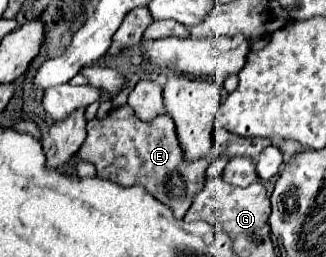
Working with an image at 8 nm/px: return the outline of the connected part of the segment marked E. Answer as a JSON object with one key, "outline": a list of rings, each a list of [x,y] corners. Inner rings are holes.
{"outline":[[[122,105],[110,111],[106,119],[88,121],[88,137],[78,151],[78,159],[90,161],[96,167],[96,175],[102,179],[112,179],[118,185],[142,185],[146,191],[168,205],[176,219],[182,219],[188,211],[192,197],[206,183],[206,169],[212,159],[186,161],[174,121],[168,113],[158,115],[152,121],[140,121],[130,105]]]}

